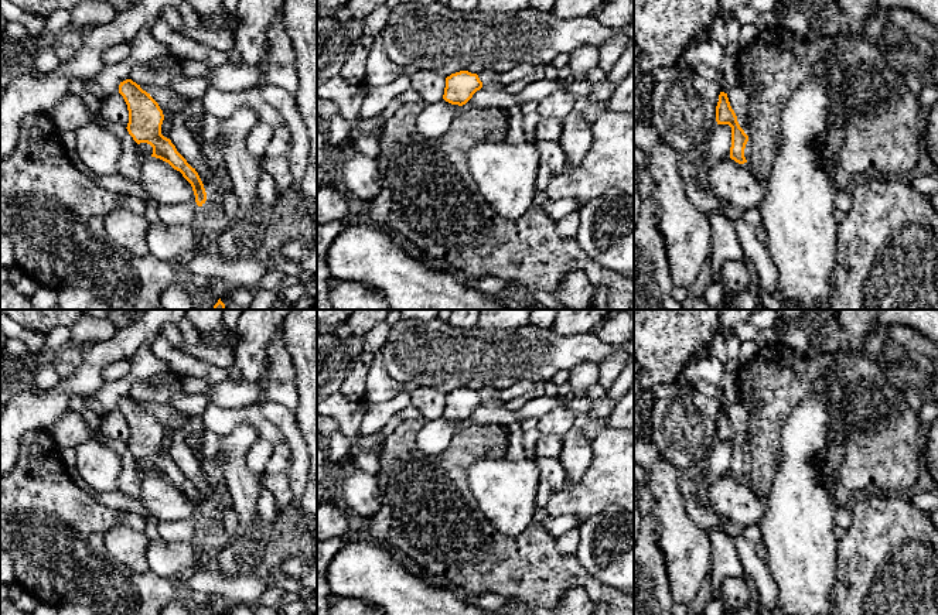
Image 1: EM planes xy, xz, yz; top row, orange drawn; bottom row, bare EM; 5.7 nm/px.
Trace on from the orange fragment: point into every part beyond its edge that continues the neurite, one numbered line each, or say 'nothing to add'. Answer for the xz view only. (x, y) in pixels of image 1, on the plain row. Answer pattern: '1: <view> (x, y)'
nothing to add

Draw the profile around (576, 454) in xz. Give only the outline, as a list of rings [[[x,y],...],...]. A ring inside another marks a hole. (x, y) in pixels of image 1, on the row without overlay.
[[[587,413],[577,414],[572,428],[563,435],[560,462],[566,471],[566,485],[577,485],[583,481],[593,458],[593,443],[607,427],[607,421],[597,421]]]

